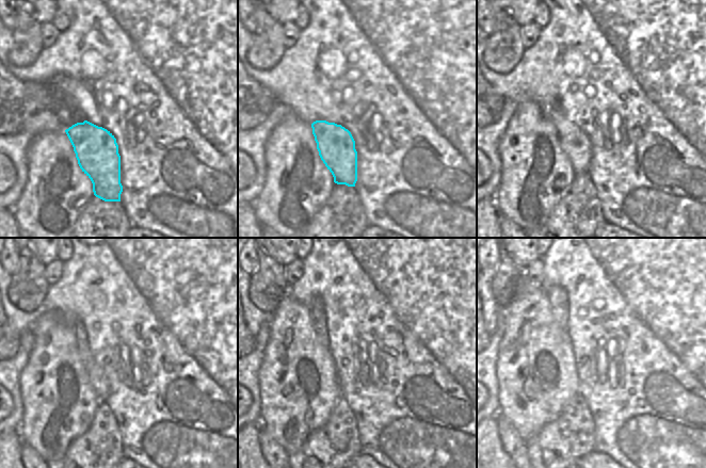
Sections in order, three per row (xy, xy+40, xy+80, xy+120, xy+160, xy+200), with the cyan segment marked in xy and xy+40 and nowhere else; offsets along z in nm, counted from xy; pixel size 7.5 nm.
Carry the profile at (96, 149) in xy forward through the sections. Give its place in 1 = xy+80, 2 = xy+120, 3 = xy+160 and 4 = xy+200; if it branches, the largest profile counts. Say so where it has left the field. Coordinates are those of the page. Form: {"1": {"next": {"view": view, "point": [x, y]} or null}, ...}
{"1": {"next": {"view": "xy+80", "point": [575, 143]}}, "2": {"next": {"view": "xy+120", "point": [96, 376]}}, "3": {"next": {"view": "xy+160", "point": [317, 310]}}, "4": {"next": {"view": "xy+200", "point": [558, 297]}}}

